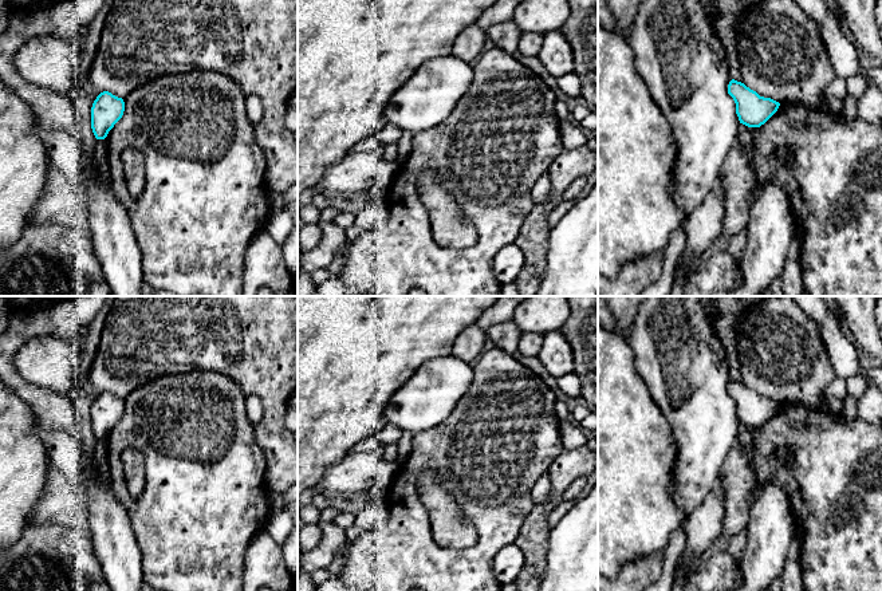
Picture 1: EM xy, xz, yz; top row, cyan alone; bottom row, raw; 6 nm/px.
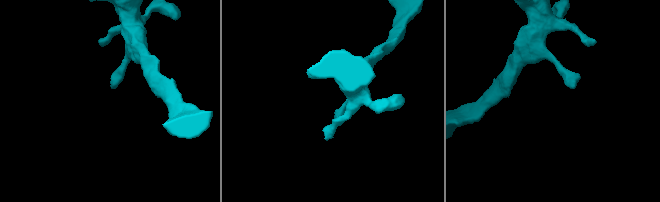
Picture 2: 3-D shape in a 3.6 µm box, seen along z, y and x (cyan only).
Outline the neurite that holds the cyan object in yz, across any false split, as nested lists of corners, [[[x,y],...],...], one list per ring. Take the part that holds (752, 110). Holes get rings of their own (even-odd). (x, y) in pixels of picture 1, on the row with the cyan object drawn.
[[[735,79],[728,84],[728,94],[736,103],[736,114],[740,123],[748,127],[760,127],[777,111],[780,106],[779,102],[760,96],[756,91]]]

